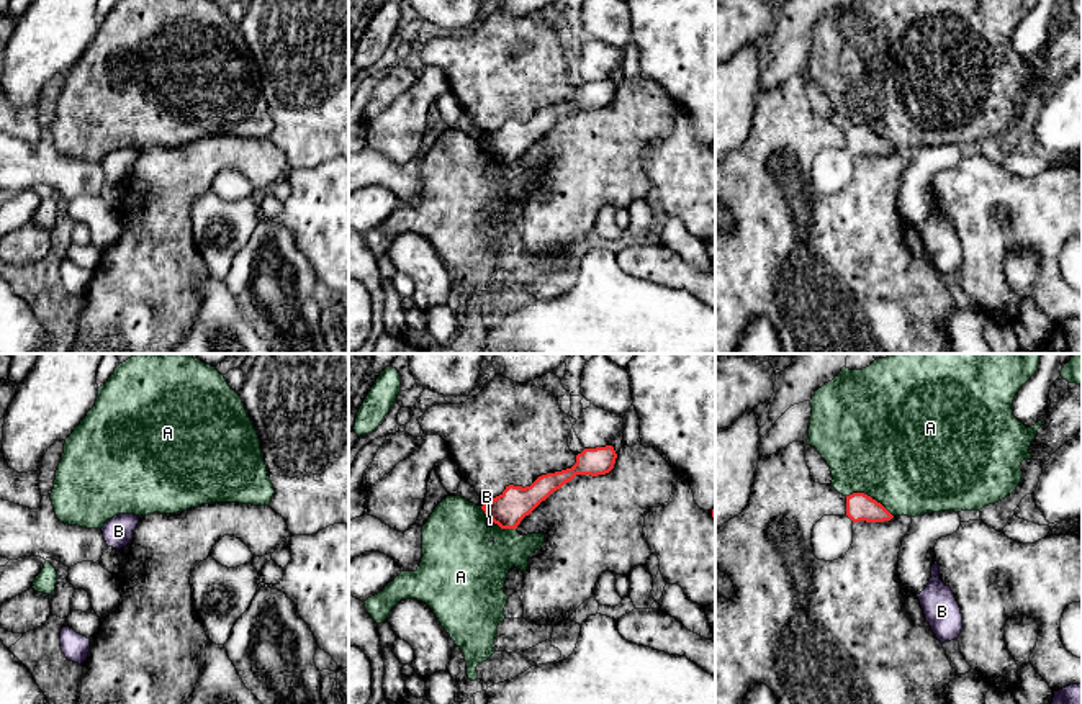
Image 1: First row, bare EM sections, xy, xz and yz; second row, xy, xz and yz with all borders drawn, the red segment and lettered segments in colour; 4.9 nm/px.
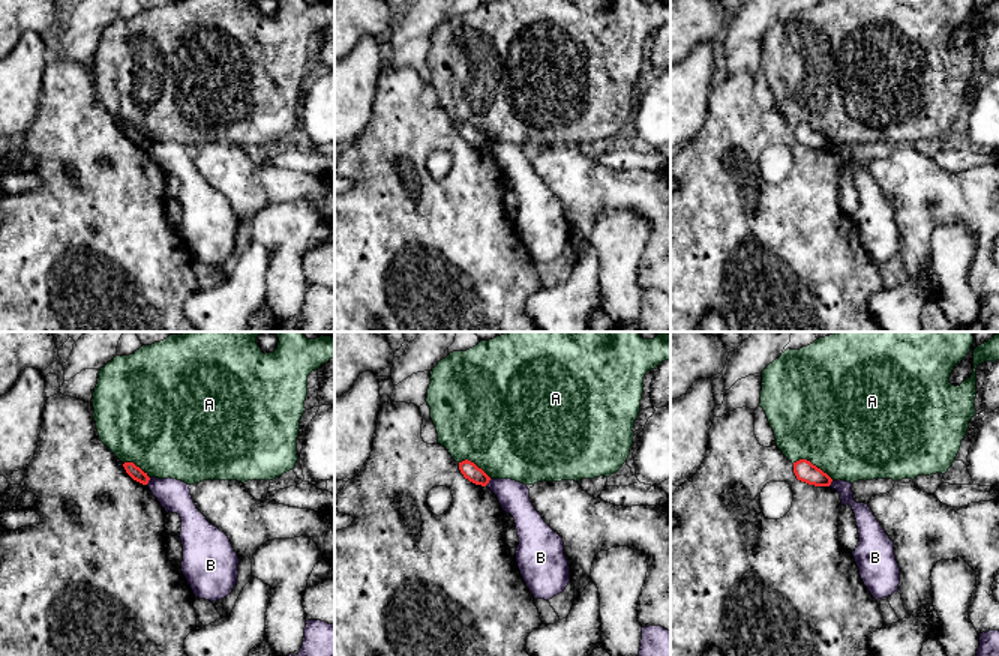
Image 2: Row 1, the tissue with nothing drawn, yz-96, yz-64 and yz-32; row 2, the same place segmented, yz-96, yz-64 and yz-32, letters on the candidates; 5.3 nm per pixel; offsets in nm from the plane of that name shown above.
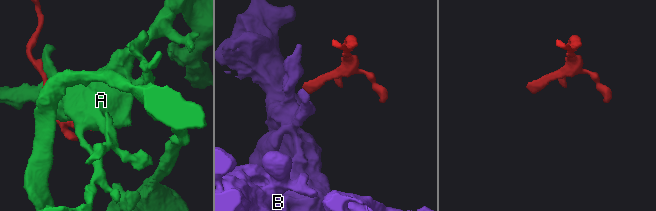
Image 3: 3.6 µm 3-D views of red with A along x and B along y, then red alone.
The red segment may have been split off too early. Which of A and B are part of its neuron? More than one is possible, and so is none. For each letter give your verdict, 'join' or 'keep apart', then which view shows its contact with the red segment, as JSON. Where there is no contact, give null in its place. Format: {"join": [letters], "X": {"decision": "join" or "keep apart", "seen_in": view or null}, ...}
{"join": [], "A": {"decision": "keep apart", "seen_in": "yz"}, "B": {"decision": "keep apart", "seen_in": "xz"}}

